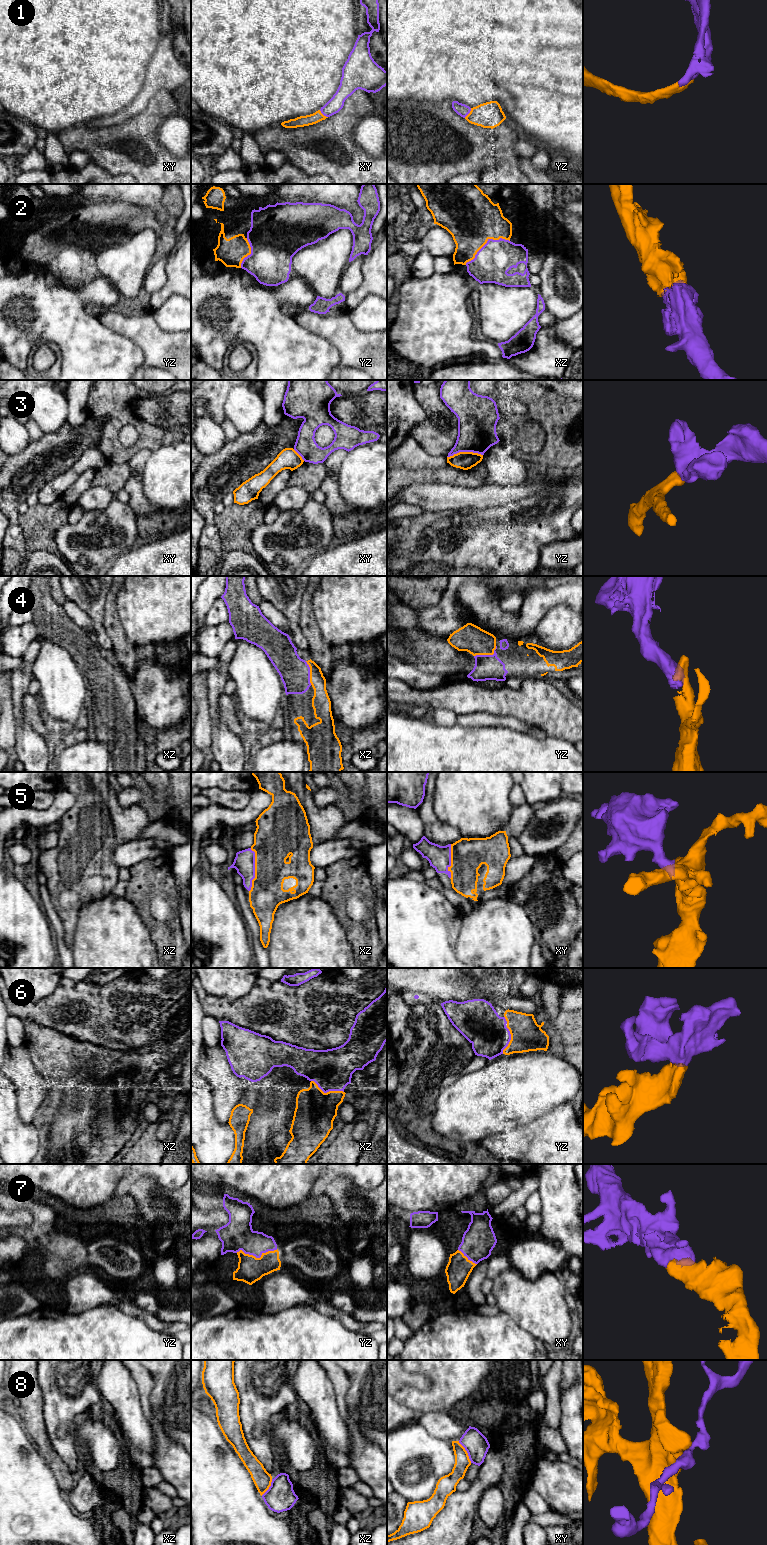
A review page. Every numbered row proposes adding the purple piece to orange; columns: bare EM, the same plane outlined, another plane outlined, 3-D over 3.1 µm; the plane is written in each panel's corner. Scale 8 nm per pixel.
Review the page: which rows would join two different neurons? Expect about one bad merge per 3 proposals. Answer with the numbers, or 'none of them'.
3, 8

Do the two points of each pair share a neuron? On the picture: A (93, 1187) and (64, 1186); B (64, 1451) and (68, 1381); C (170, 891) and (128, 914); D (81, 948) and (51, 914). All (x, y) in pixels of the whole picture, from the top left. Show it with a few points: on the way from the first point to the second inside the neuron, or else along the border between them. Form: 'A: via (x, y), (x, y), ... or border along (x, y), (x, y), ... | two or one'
A: via (86, 1186), (71, 1186) | one
B: via (68, 1434), (68, 1398) | one
C: border along (123, 897), (134, 906), (140, 919), (149, 930) | two
D: border along (69, 948), (73, 957) | two

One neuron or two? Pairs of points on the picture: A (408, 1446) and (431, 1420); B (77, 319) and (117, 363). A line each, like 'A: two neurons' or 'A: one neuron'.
A: two neurons
B: one neuron

